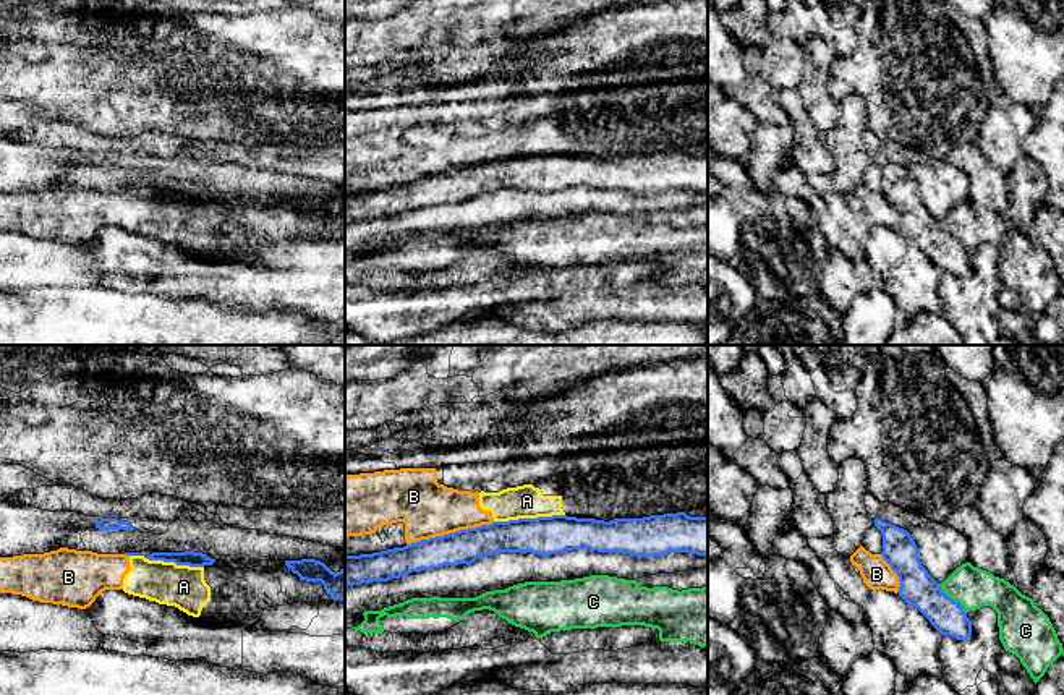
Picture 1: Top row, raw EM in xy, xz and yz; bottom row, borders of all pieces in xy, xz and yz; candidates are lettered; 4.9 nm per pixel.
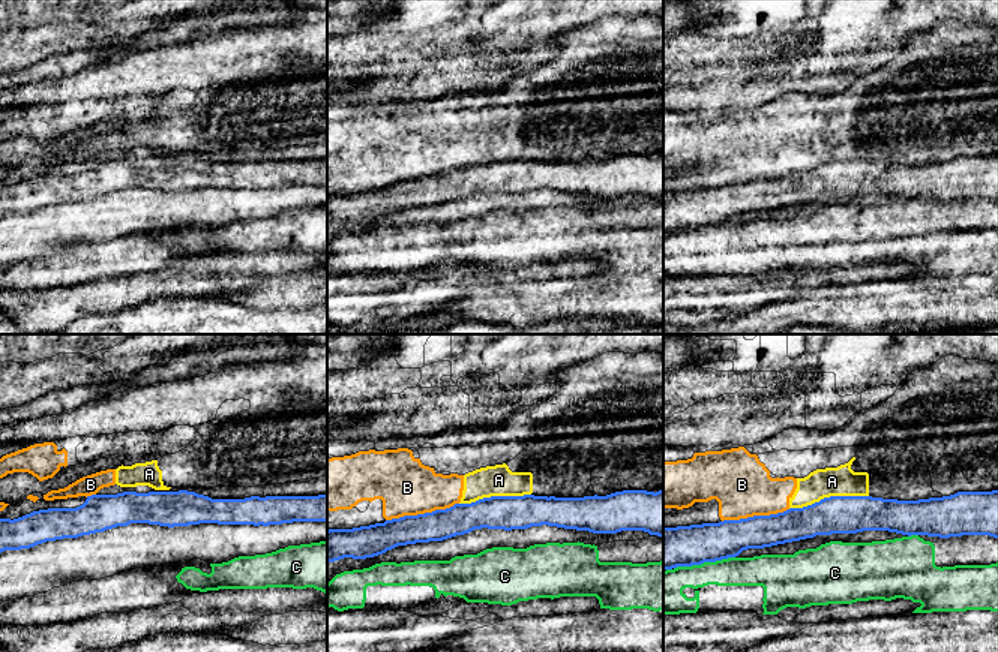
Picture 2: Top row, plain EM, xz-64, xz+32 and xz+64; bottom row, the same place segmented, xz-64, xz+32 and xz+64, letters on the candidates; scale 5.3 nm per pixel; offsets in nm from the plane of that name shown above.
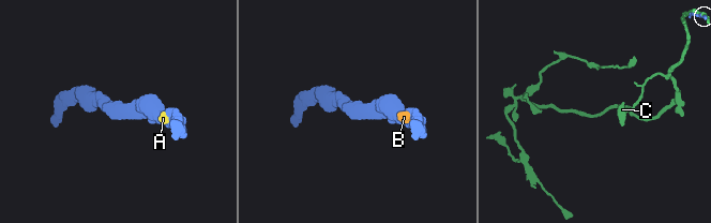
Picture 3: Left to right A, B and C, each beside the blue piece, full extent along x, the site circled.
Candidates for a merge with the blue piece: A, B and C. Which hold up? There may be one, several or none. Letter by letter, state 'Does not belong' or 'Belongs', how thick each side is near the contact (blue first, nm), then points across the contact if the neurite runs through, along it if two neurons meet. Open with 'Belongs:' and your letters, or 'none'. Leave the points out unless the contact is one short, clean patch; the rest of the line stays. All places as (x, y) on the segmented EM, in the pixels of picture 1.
Belongs: none
A: Does not belong. Thickness 190 nm (blue) against 160 nm
B: Does not belong. Thickness 170 nm (blue) against 280 nm. Boundary: xz (493, 520), (407, 545)
C: Does not belong. Thickness 180 nm (blue) against 200 nm

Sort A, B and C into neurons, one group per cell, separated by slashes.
A B / C

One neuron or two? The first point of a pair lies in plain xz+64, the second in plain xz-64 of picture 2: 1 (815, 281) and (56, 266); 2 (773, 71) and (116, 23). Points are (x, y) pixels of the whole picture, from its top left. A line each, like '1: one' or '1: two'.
1: two
2: one

